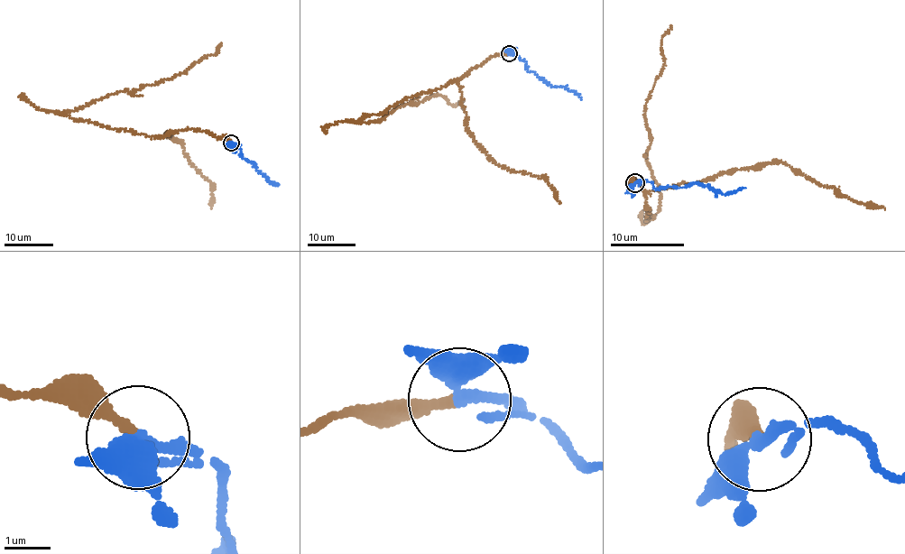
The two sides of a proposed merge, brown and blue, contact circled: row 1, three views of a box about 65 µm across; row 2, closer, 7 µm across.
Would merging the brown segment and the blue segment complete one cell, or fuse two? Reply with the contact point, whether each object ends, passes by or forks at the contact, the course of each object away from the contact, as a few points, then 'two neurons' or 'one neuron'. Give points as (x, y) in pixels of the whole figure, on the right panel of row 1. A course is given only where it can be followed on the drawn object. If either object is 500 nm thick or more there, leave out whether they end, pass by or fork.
place (634, 183); brown ends; blue passes by; course brown (634, 182), (649, 220), (661, 198), (647, 159), (645, 113), (671, 25); course blue (634, 182), (639, 180), (646, 180), (655, 189), (678, 188), (698, 181), (724, 194), (745, 188); two neurons

